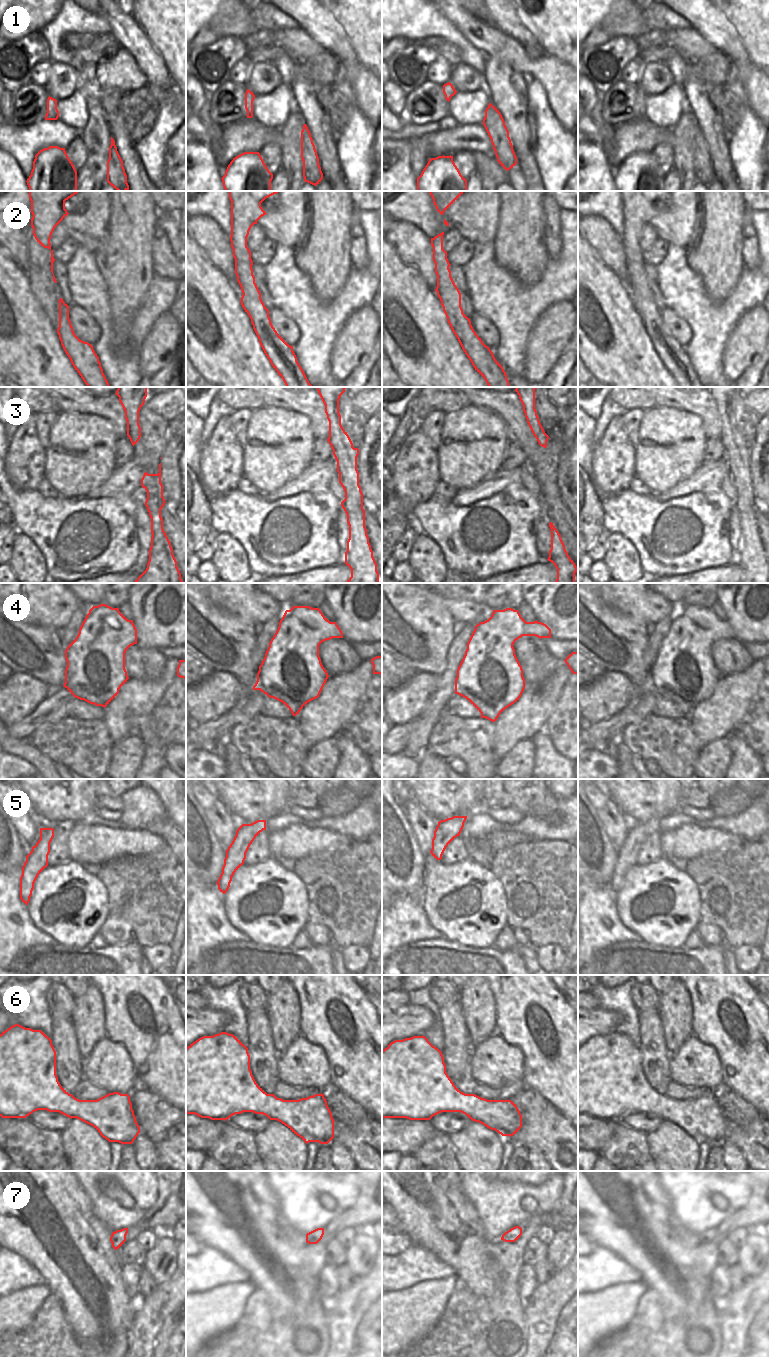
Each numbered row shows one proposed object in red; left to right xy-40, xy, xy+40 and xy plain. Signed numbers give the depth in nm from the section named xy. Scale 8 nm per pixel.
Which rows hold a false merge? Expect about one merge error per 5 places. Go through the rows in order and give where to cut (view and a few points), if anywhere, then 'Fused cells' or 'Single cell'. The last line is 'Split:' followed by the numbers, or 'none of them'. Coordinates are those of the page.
1: No split. Single cell
2: No split. Single cell
3: No split. Single cell
4: No split. Single cell
5: No split. Single cell
6: No split. Single cell
7: No split. Single cell
Split: none of them

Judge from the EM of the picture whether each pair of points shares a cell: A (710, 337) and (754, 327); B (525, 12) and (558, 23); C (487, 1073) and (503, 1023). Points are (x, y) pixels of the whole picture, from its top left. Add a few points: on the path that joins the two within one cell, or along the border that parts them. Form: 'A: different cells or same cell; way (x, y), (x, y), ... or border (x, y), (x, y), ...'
A: different cells; border (744, 312), (735, 325), (722, 354)
B: same cell; way (533, 13), (550, 15)
C: different cells; border (499, 1034), (509, 1043), (519, 1048)

